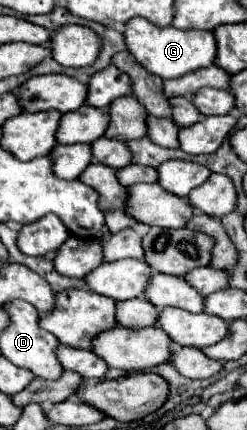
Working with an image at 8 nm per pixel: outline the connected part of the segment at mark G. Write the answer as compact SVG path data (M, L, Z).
M132 18L126 22L124 42L126 42L128 52L136 58L138 64L142 64L142 68L146 68L148 72L152 72L164 80L178 78L178 76L198 70L198 68L206 68L216 58L216 40L214 40L212 32L176 30L174 26L158 28L144 18Z

